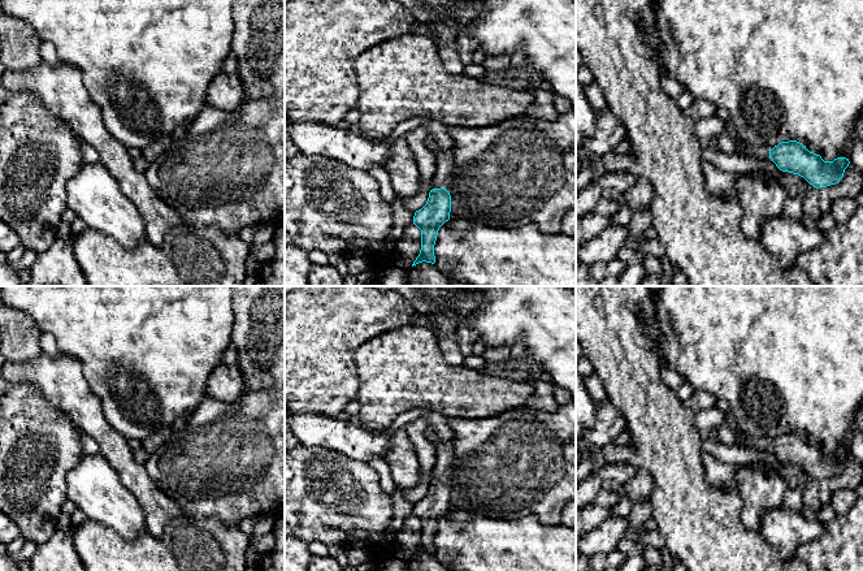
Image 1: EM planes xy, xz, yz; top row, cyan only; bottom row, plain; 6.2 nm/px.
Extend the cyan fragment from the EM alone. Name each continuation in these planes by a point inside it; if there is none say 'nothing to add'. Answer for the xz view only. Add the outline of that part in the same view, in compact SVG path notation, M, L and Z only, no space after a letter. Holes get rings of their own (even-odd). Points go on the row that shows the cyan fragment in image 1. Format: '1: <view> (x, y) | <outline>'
1: xz (445, 163) | M454 148L443 152L437 157L437 169L433 177L434 189L441 189L446 185L448 177L451 176L454 169Z

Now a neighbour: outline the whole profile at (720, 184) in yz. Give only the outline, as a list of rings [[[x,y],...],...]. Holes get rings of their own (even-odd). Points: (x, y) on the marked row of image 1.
[[[703,164],[702,166],[707,187],[716,198],[737,199],[736,182],[738,174],[723,172],[714,164]]]

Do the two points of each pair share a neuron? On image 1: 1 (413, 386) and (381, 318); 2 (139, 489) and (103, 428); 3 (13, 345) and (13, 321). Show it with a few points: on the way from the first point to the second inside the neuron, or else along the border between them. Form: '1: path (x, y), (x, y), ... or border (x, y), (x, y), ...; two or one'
1: border (411, 323), (381, 332), (360, 345); two
2: path (131, 474), (111, 444); one
3: path (13, 340), (13, 327); one

